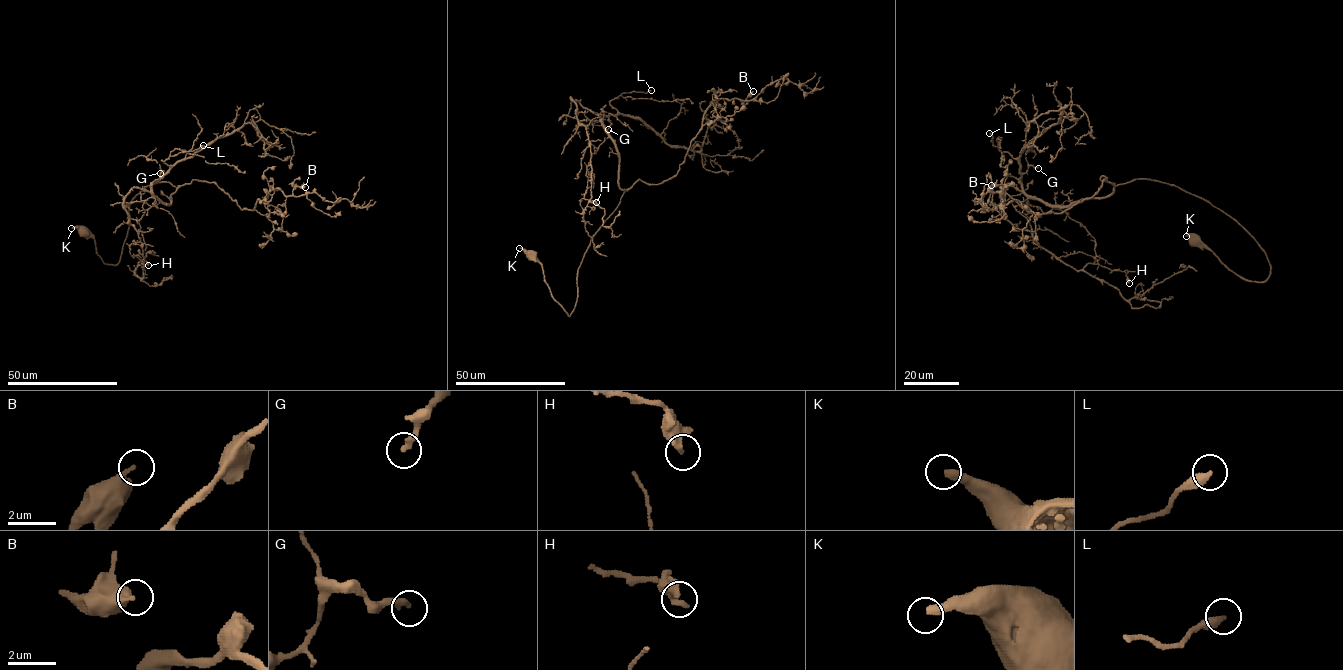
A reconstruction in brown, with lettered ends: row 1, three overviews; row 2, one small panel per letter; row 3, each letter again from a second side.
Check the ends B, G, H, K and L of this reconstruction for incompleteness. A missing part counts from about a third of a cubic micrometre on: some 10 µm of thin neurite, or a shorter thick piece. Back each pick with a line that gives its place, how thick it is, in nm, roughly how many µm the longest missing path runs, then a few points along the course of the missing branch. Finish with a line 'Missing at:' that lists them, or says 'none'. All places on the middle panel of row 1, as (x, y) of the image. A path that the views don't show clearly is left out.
Missing at: none

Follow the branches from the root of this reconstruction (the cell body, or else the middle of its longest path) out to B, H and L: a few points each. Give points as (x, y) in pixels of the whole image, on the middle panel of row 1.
B: (530, 254), (570, 315), (578, 268), (624, 192), (638, 179), (670, 179), (712, 102), (743, 102), (753, 91)
H: (530, 254), (570, 315), (578, 268), (624, 191), (615, 141), (572, 100), (590, 147), (584, 198), (596, 202)
L: (530, 254), (570, 315), (578, 268), (624, 191), (600, 115), (617, 113), (610, 102), (622, 93), (651, 90)

